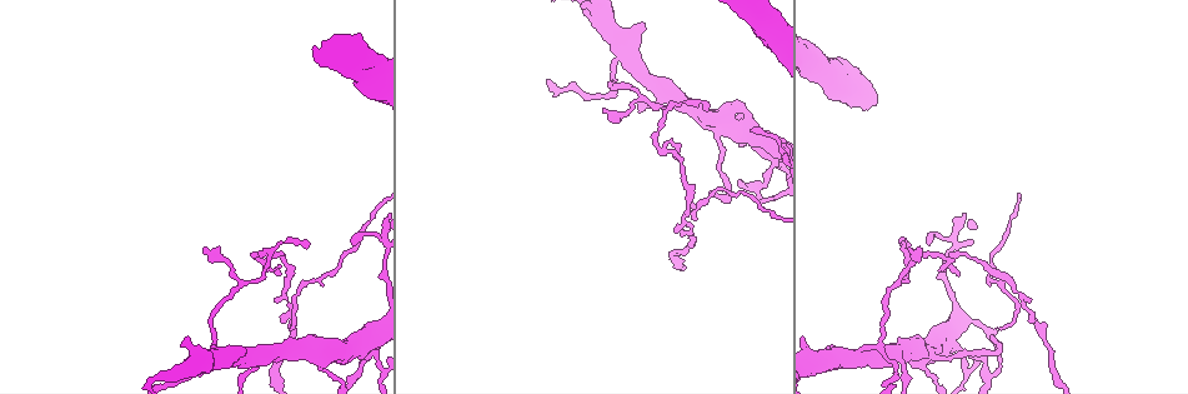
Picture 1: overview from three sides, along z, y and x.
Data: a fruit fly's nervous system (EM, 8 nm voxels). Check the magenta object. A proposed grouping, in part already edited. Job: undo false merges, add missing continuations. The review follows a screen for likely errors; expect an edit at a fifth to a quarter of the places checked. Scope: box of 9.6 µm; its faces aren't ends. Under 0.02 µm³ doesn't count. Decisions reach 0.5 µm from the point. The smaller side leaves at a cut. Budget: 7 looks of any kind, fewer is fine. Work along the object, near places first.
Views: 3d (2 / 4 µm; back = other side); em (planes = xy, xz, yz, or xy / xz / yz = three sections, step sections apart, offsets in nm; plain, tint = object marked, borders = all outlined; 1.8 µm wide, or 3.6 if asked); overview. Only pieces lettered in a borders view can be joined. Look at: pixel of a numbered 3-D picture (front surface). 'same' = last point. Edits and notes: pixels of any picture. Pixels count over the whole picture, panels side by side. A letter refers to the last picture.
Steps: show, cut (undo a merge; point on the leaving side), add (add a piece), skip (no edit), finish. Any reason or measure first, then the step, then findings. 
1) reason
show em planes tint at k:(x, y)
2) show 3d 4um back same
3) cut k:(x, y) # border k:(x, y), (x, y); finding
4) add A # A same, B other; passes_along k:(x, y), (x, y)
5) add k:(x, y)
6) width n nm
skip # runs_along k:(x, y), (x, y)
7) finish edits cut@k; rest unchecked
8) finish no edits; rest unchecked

calibre changes
show 3d 2um at 1:(921, 352)

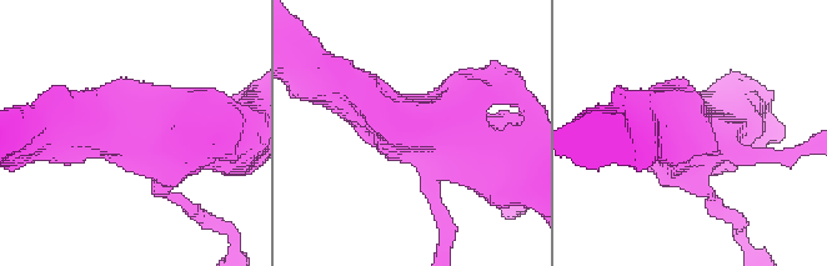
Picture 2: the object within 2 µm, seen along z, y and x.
arms 4; shape alone is not enough
show em yz step 4 borders at 2:(162, 135)

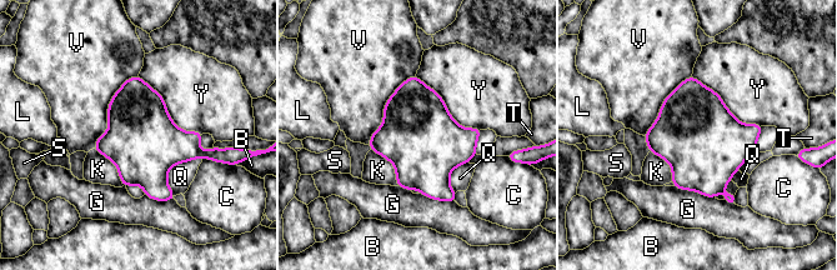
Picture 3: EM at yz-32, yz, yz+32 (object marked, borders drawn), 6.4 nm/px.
longest_contact Y 550 nm
skip # B other, C other, G other, K other, L other, Q other, S other, T other, V other, Y other; border 3:(138, 75), (113, 96), (93, 148); continuous, no second neuron

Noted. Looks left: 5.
show 3d 4um back at 1:(668, 109)

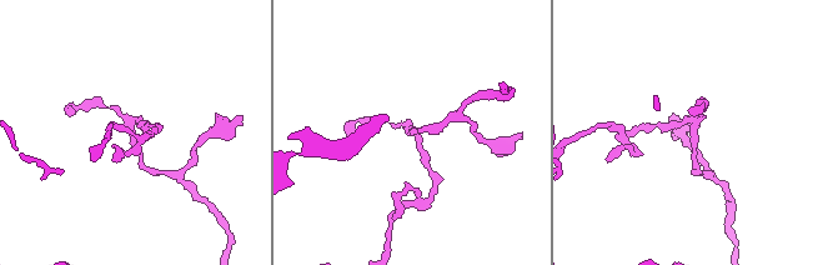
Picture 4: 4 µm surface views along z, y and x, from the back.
need the tissue
show em planes borders at 4:(411, 132)

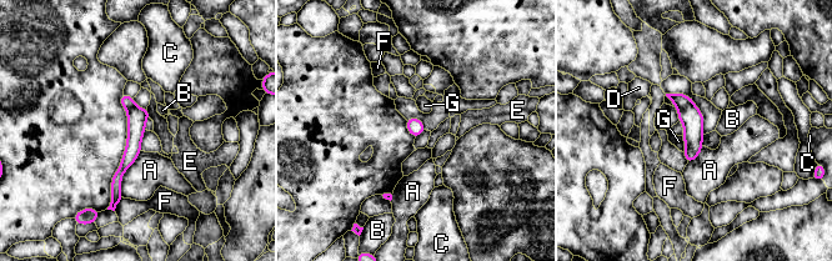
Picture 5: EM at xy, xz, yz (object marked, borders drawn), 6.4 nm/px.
longest_contact A 320 nm
cut 5:(680, 100) # A other, B other, C other, D other, E other, F other, G other; border 5:(692, 104), (678, 109); two neurons meet here

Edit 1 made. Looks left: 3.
show overview

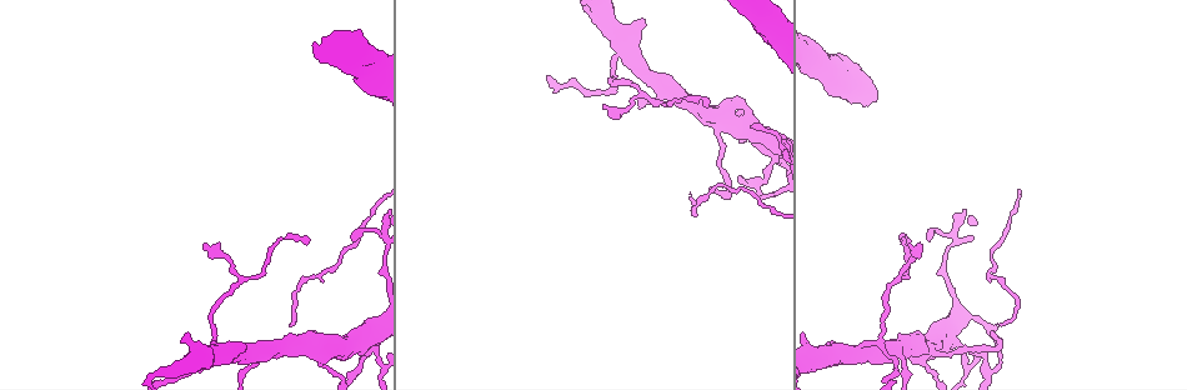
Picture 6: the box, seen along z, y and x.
show em planes tint at 6:(999, 364)

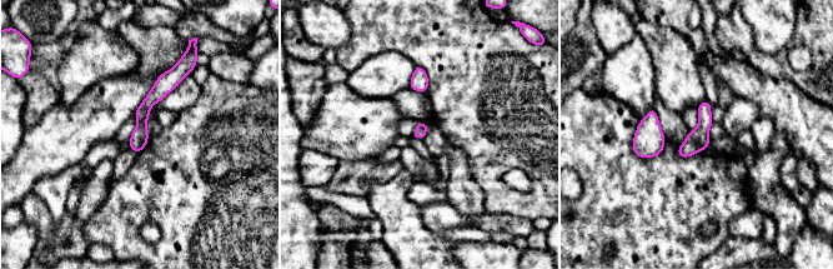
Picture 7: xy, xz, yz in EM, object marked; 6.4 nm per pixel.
show em planes borders same

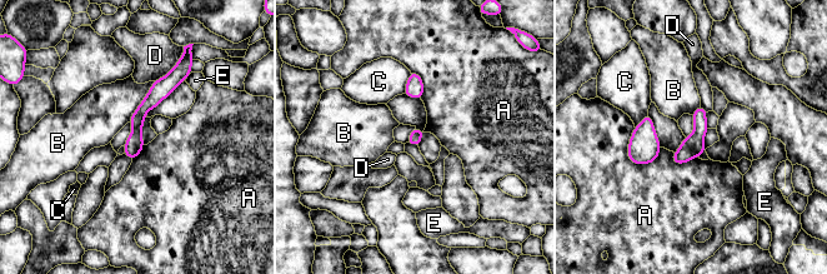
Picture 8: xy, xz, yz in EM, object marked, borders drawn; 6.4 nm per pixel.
width 80 nm
skip # A other, B other, C other, D other, E other; runs_along 8:(174, 73), (140, 111), (129, 153); one neuron here

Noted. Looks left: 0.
finish edits cut@5; rest unchecked

